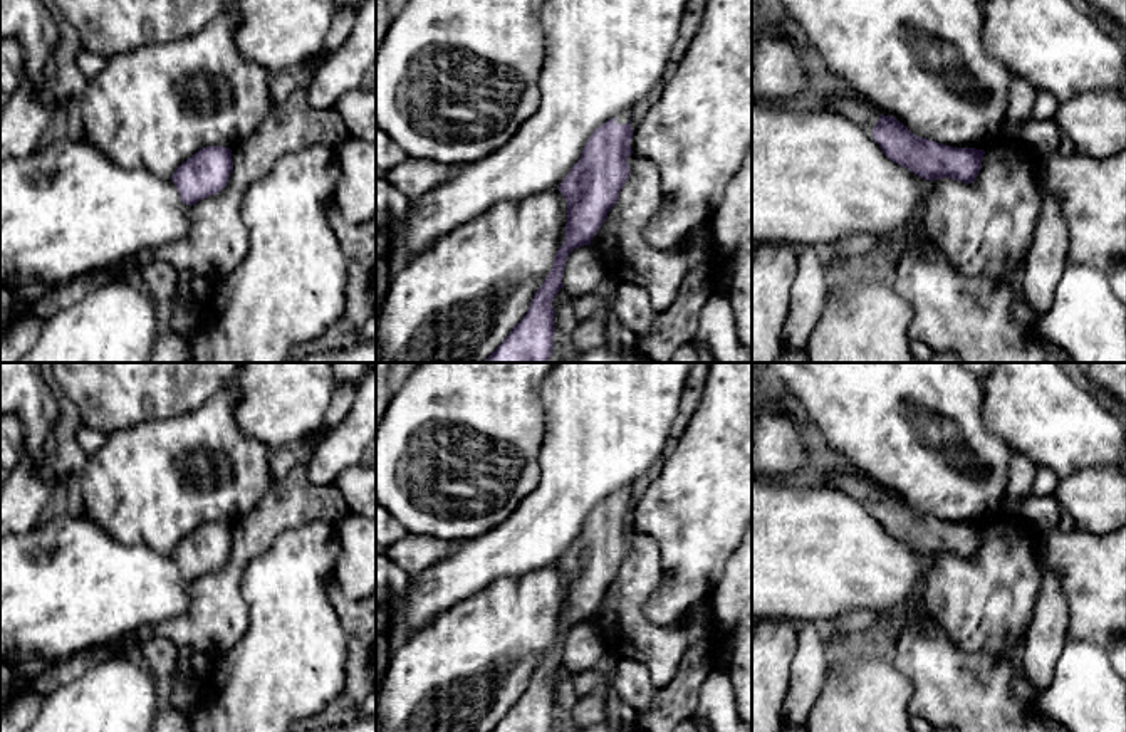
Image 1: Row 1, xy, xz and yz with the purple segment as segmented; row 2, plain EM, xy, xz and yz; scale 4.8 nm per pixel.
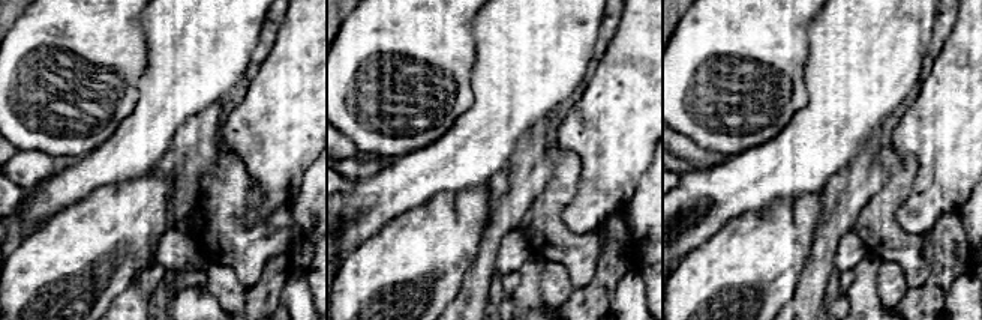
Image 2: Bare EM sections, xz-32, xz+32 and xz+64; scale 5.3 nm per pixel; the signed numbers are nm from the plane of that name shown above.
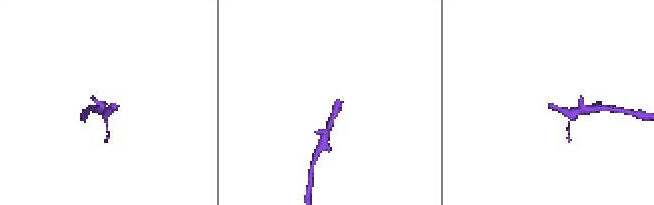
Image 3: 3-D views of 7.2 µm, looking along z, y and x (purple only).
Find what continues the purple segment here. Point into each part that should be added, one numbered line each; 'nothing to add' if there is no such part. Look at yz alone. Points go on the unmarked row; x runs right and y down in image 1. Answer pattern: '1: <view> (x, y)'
1: yz (849, 481)

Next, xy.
nothing to add

